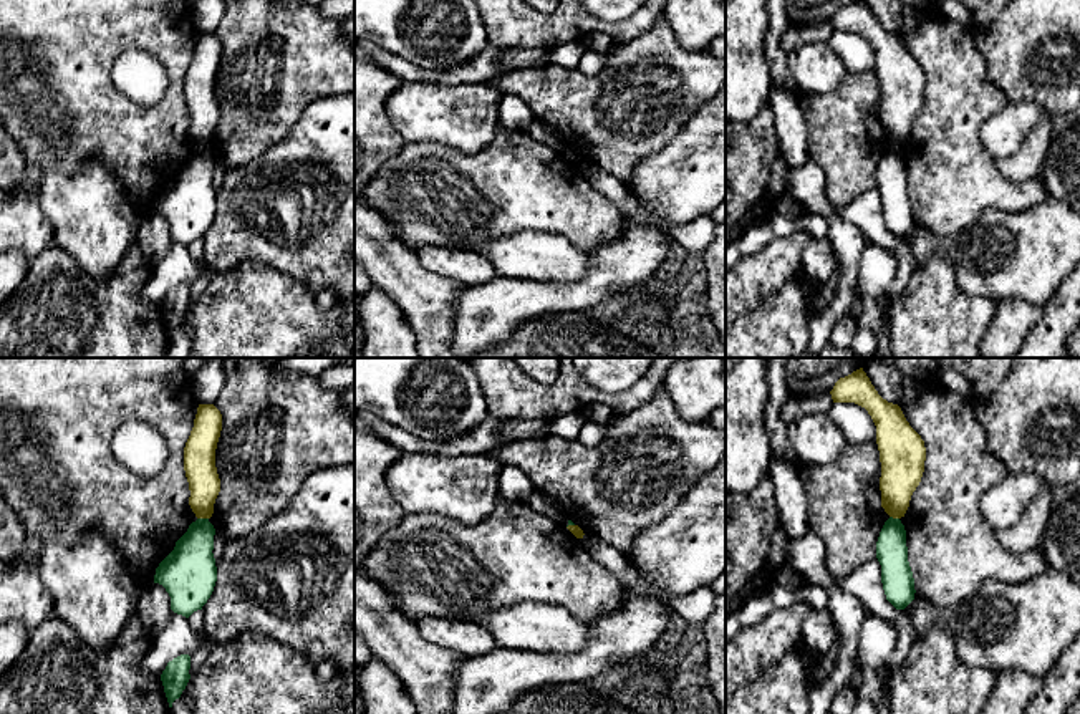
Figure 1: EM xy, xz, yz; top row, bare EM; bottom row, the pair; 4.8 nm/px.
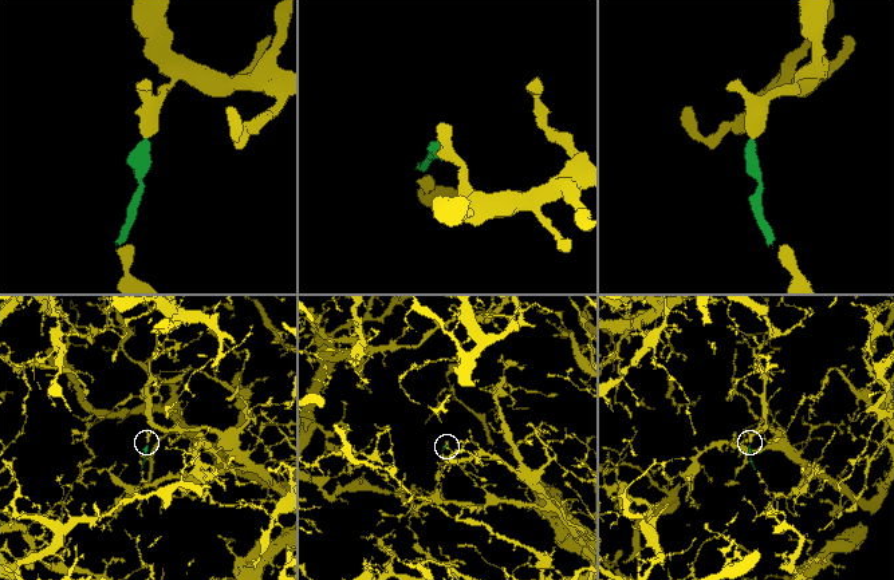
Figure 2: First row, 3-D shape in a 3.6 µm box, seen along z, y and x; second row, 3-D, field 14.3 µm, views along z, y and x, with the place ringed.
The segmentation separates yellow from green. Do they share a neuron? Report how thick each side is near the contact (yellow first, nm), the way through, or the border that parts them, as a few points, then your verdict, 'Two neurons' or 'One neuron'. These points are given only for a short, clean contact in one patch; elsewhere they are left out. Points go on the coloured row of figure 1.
Thickness 160 nm (yellow) against 240 nm. Boundary: xy (197, 517), (207, 519). Two neurons

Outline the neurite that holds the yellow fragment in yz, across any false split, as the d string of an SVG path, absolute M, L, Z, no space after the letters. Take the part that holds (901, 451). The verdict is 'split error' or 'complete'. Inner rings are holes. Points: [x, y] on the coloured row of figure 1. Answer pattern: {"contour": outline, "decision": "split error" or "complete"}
{"contour": "M863 368L840 378L830 394L833 403L855 403L871 416L881 462L881 507L893 519L904 517L924 472L924 441L901 408L878 394Z", "decision": "complete"}

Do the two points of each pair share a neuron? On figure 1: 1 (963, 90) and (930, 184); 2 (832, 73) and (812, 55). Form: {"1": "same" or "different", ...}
{"1": "same", "2": "same"}

